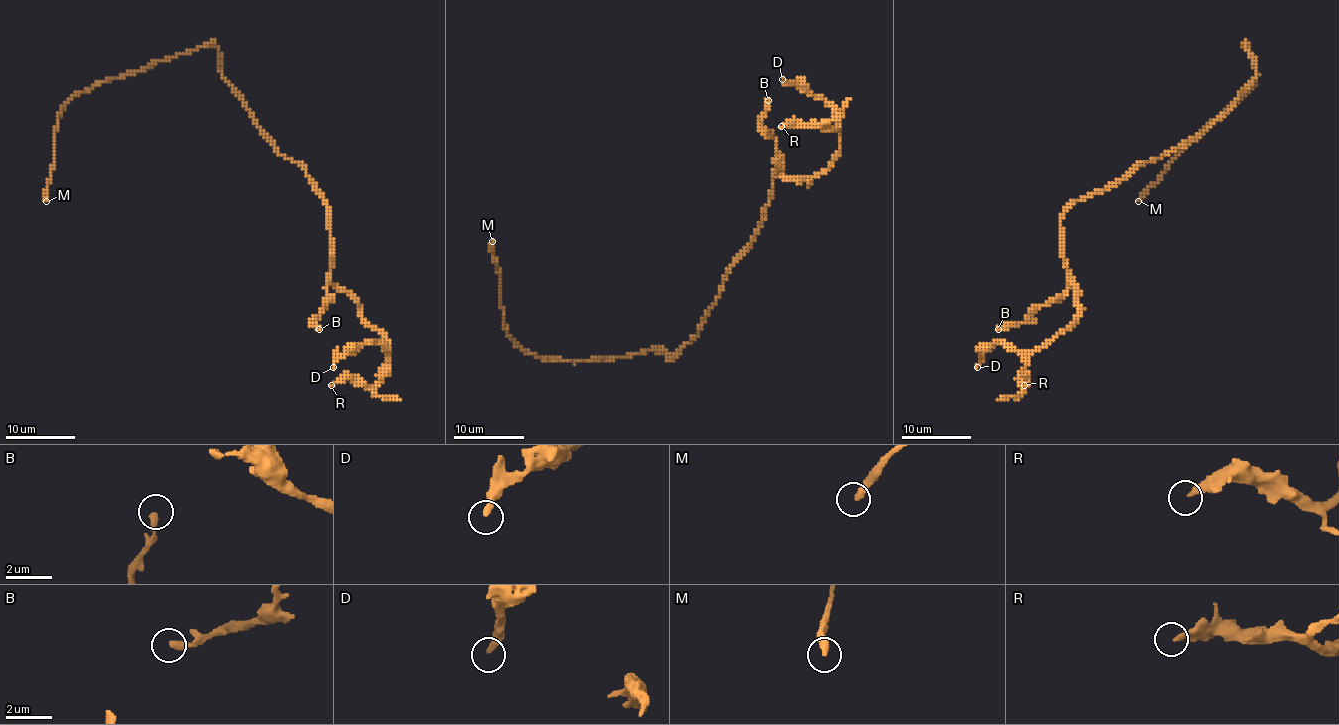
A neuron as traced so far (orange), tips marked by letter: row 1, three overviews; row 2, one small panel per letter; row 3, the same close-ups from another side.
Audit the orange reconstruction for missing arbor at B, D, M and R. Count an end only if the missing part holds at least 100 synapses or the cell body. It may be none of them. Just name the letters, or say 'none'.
M

